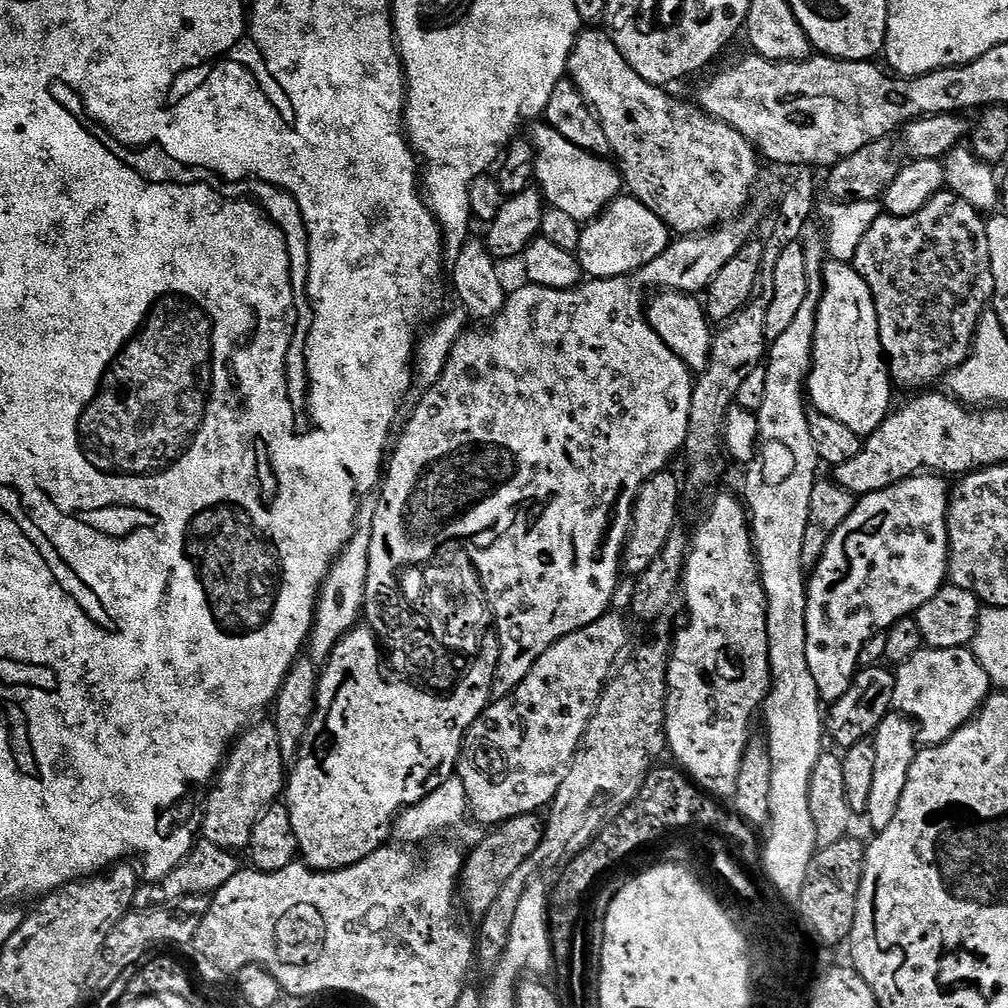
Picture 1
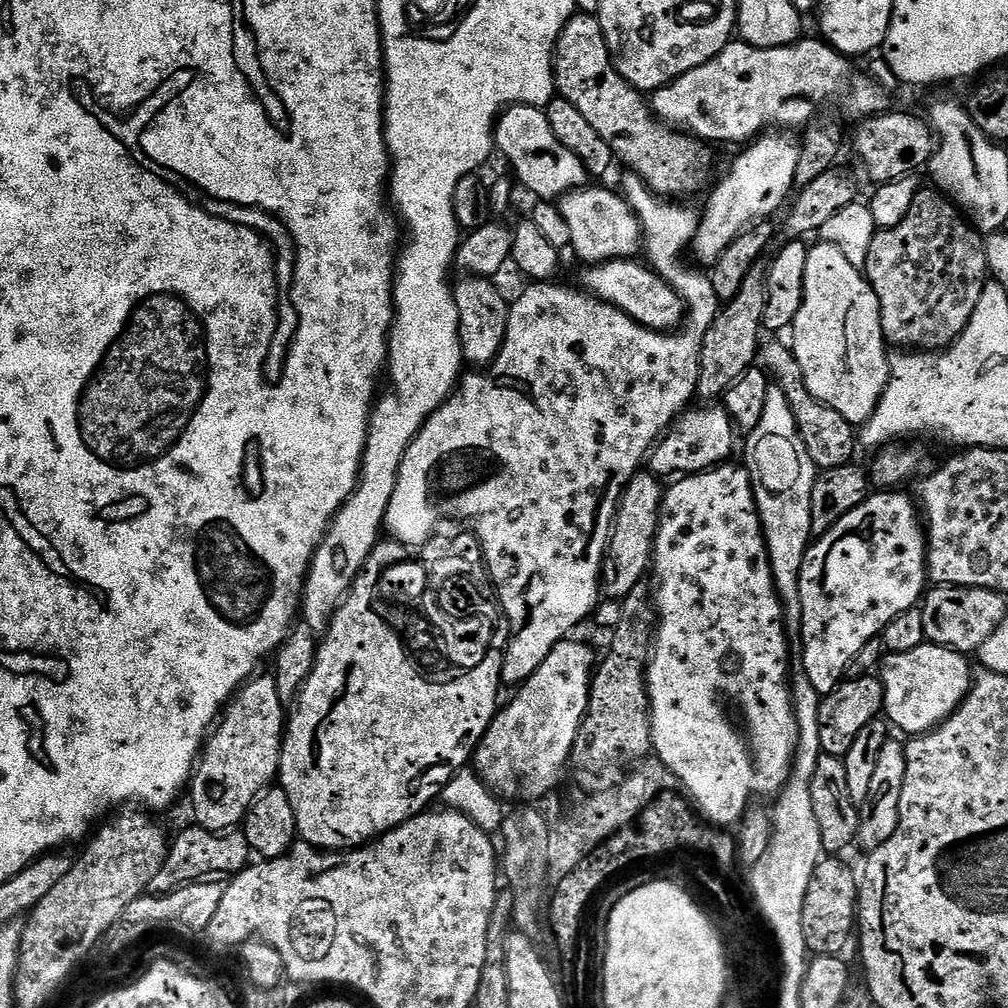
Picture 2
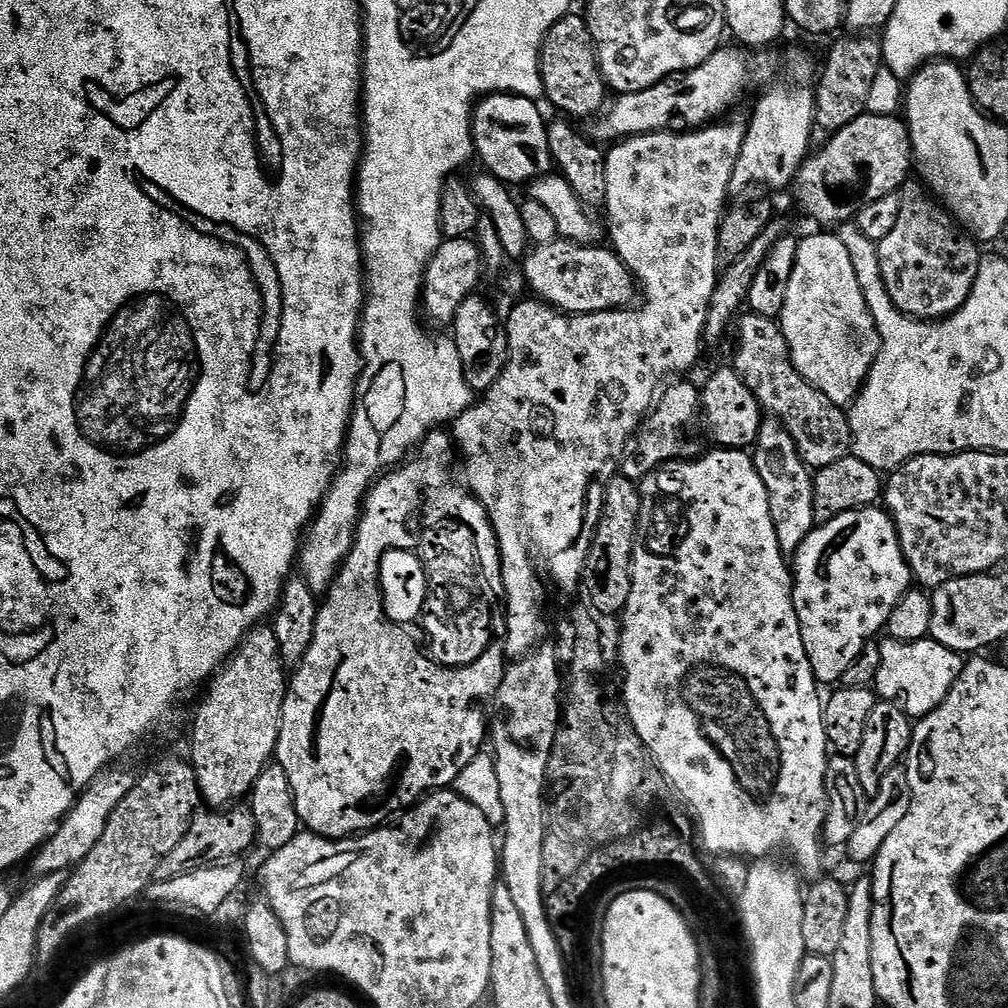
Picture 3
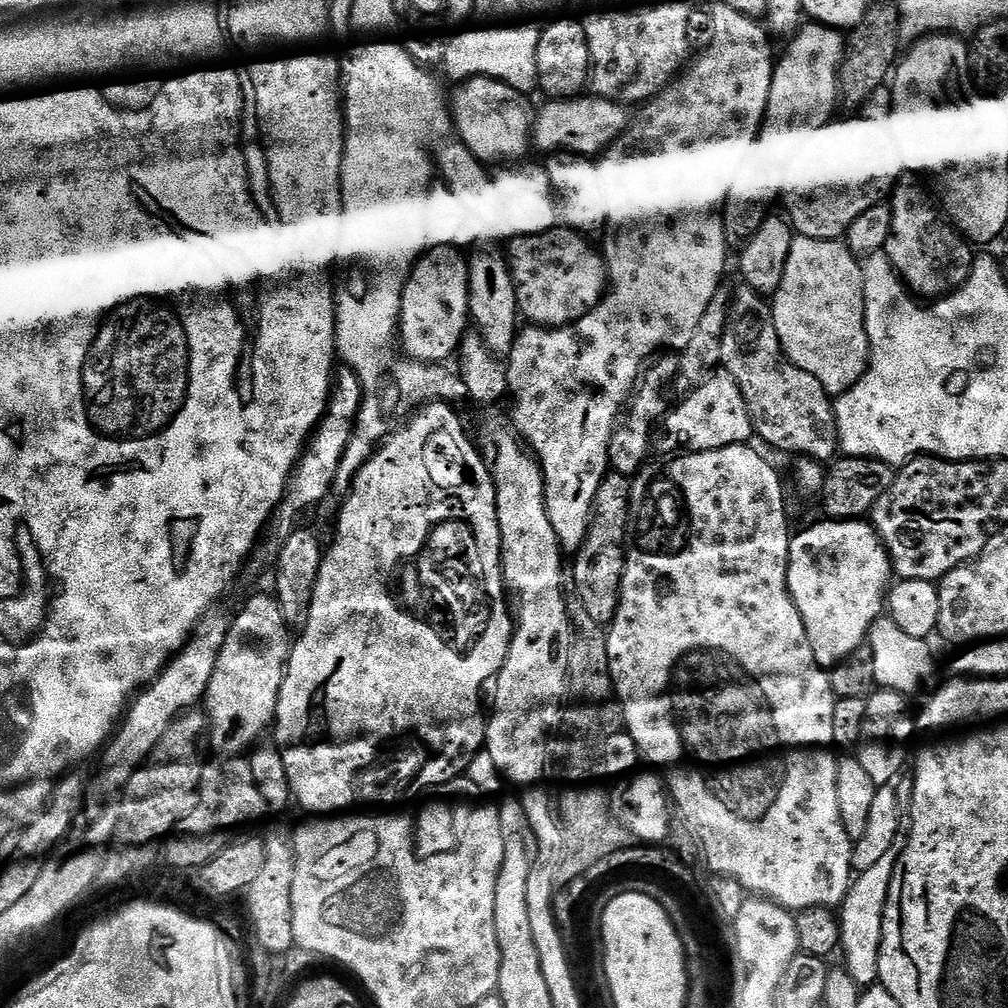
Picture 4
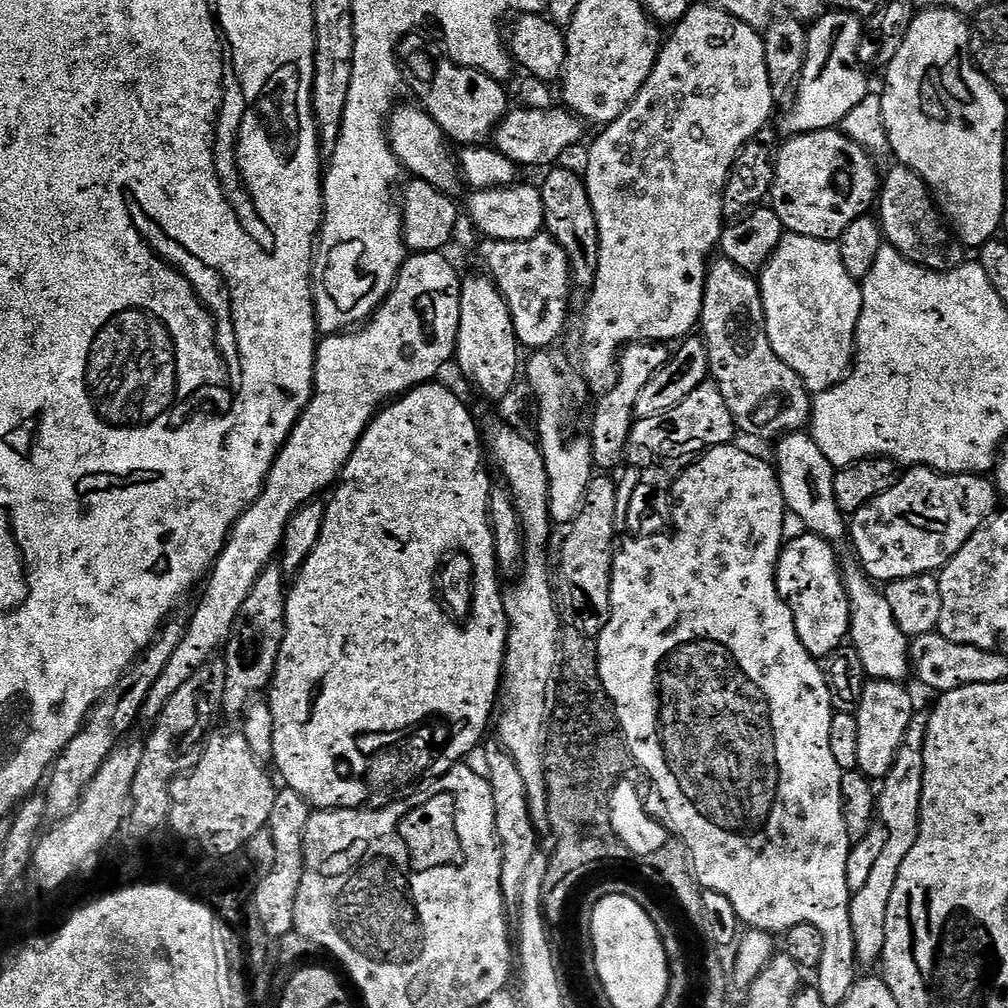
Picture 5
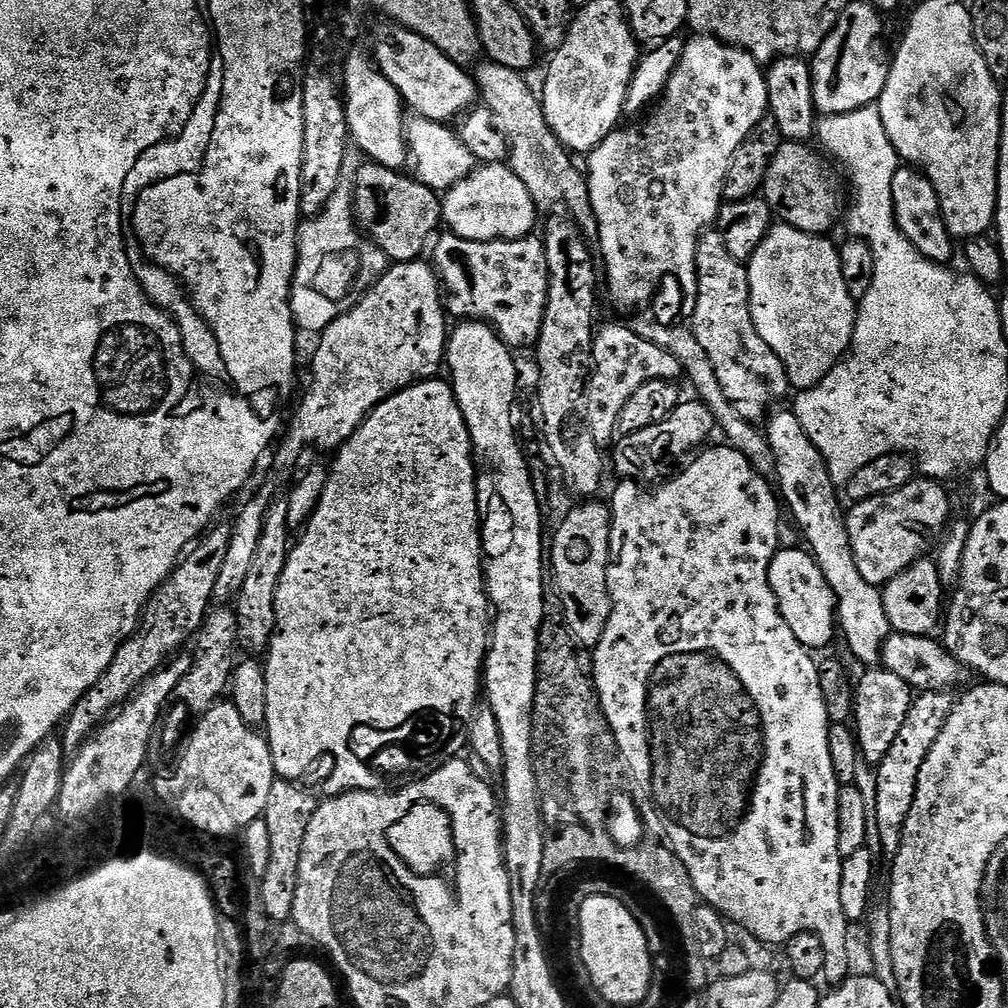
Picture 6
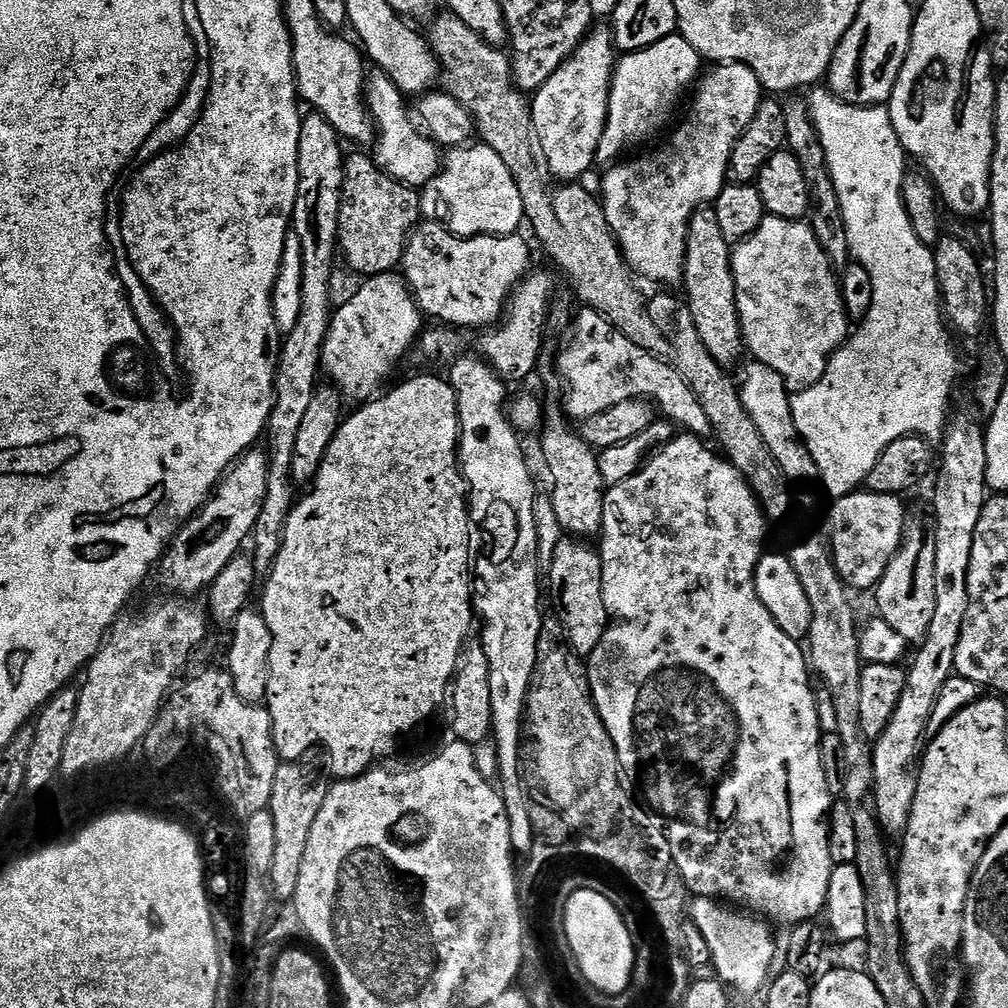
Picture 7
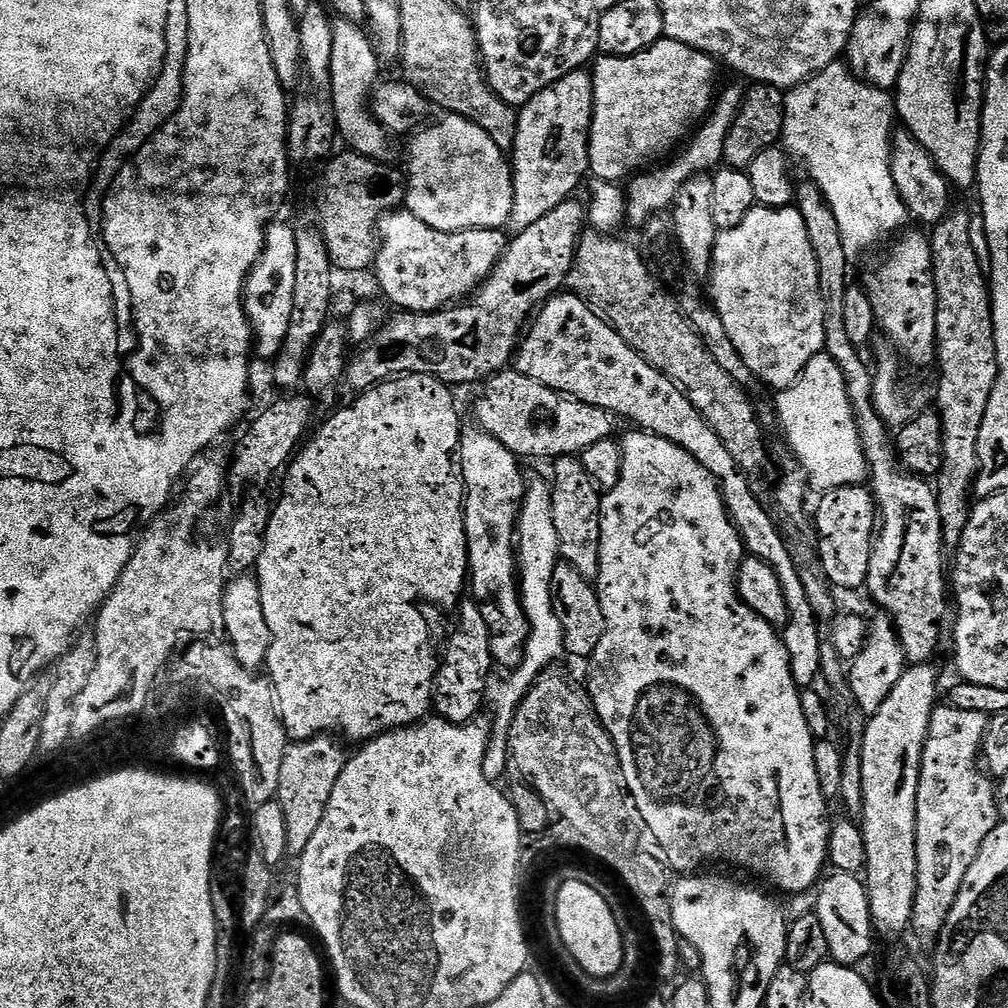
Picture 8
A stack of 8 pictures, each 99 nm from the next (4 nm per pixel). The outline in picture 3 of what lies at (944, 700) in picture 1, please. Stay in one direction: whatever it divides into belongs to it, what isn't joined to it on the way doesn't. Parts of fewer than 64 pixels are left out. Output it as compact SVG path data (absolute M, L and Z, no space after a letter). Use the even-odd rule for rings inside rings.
M891 638L885 641L880 644L882 662L874 685L877 697L890 704L899 704L909 718L930 714L944 701L946 694L950 694L954 682L958 682L966 663L965 657L931 638L909 644Z

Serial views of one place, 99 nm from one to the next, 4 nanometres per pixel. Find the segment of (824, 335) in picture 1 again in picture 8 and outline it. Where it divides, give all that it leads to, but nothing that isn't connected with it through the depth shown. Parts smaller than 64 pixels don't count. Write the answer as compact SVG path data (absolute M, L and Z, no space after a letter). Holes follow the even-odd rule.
M757 206L738 222L736 228L725 228L717 235L714 254L712 255L712 270L710 281L712 280L712 298L716 312L722 318L722 323L726 326L726 331L730 334L730 342L734 342L734 350L746 362L748 369L756 375L757 381L762 385L769 384L772 390L783 390L791 386L806 370L806 362L814 358L819 352L824 351L824 315L822 314L822 294L818 286L818 258L814 258L814 246L810 246L810 234L806 234L806 222L802 222L802 214L795 206L787 208L766 208Z

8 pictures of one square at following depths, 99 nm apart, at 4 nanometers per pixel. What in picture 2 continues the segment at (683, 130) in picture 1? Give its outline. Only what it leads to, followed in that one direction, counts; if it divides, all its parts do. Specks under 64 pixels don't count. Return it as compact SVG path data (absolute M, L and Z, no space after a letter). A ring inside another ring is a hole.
M574 14L566 22L556 40L552 73L559 99L578 106L586 122L602 134L613 157L619 163L621 160L658 197L684 198L680 196L692 196L709 187L708 179L712 176L709 145L661 122L653 114L645 93L633 88L622 74L616 72L604 31L595 15Z

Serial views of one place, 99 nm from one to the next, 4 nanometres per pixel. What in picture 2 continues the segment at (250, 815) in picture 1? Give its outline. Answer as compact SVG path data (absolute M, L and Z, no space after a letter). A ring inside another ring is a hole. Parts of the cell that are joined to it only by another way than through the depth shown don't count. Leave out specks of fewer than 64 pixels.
M257 674L228 701L198 757L190 793L199 827L227 834L243 825L259 796L277 783L285 735L286 706L278 698L275 675Z

